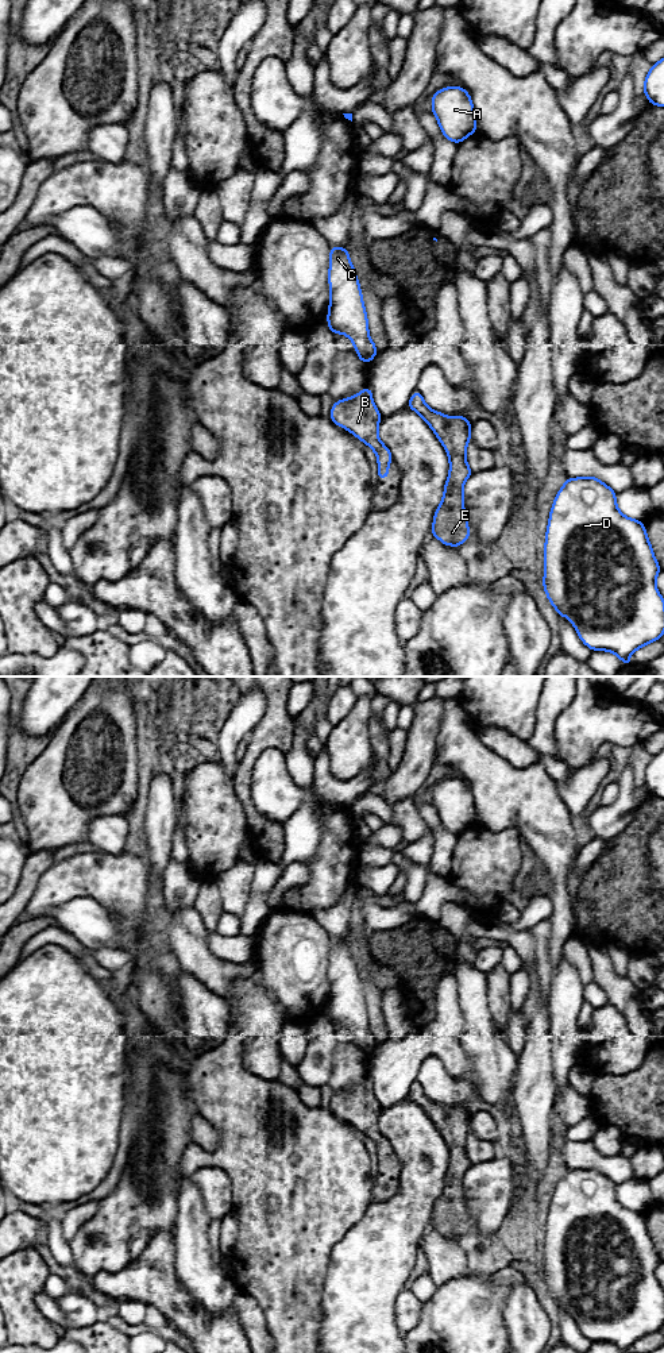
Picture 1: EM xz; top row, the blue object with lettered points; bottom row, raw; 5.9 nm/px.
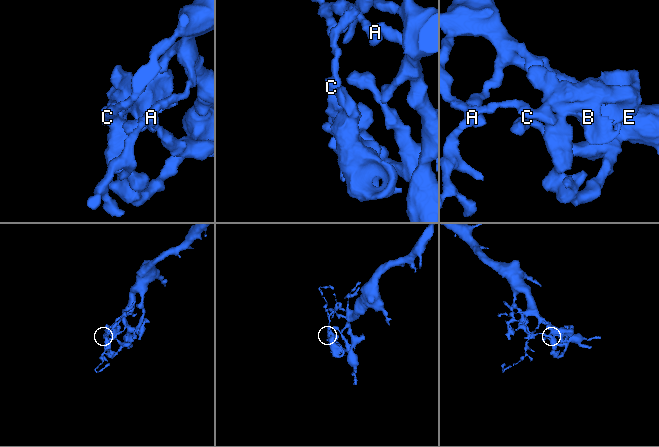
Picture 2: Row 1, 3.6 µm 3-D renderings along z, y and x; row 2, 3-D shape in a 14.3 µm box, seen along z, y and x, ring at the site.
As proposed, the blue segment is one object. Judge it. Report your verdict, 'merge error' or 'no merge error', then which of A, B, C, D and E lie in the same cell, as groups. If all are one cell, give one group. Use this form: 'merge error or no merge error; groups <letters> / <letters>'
merge error; groups A C D / B E

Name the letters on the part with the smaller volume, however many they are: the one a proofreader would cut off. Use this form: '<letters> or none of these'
B, E

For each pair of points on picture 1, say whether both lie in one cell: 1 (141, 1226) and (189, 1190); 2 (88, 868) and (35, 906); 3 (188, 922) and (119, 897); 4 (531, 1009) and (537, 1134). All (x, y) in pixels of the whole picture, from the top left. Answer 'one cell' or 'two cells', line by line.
1: two cells
2: one cell
3: two cells
4: one cell

